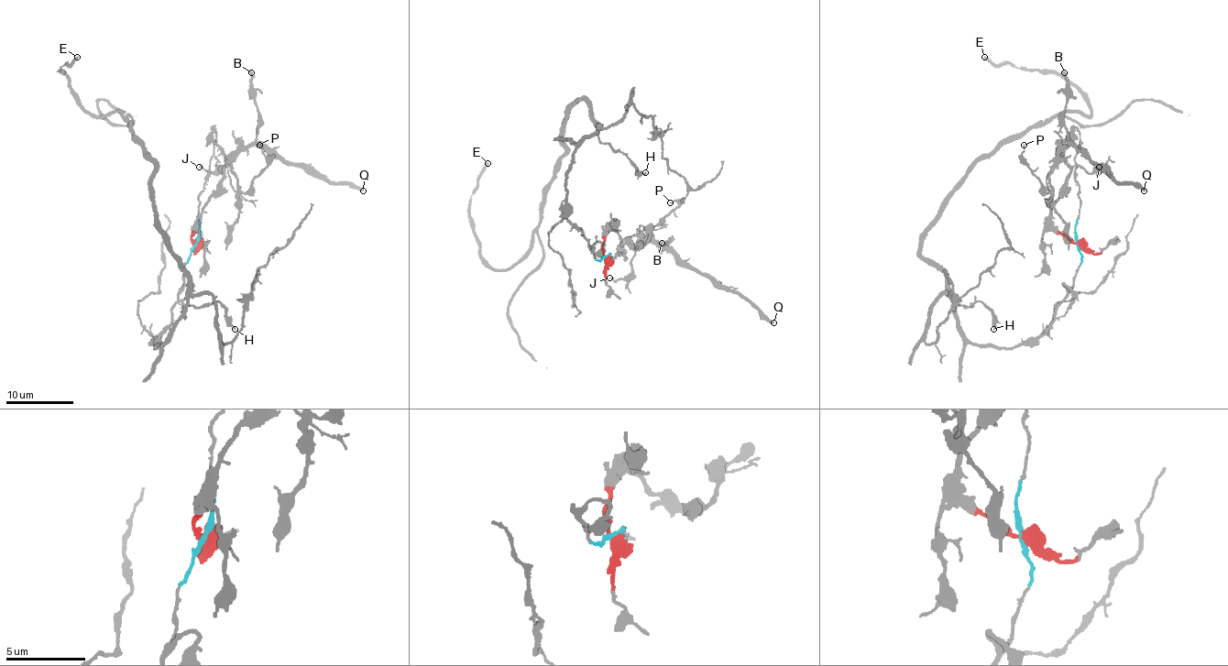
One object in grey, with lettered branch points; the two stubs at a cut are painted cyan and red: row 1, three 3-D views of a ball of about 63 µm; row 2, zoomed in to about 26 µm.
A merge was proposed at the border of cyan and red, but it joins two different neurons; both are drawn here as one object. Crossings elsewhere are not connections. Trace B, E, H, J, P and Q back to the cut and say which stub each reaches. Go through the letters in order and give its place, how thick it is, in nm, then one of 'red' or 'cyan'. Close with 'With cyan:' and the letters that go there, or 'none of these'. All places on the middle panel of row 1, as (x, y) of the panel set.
B: (662, 243) | 200 nm | red
E: (487, 163) | 300 nm | cyan
H: (645, 172) | 180 nm | cyan
J: (609, 278) | 170 nm | red
P: (670, 202) | 130 nm | red
Q: (773, 322) | 360 nm | red
With cyan: E, H

